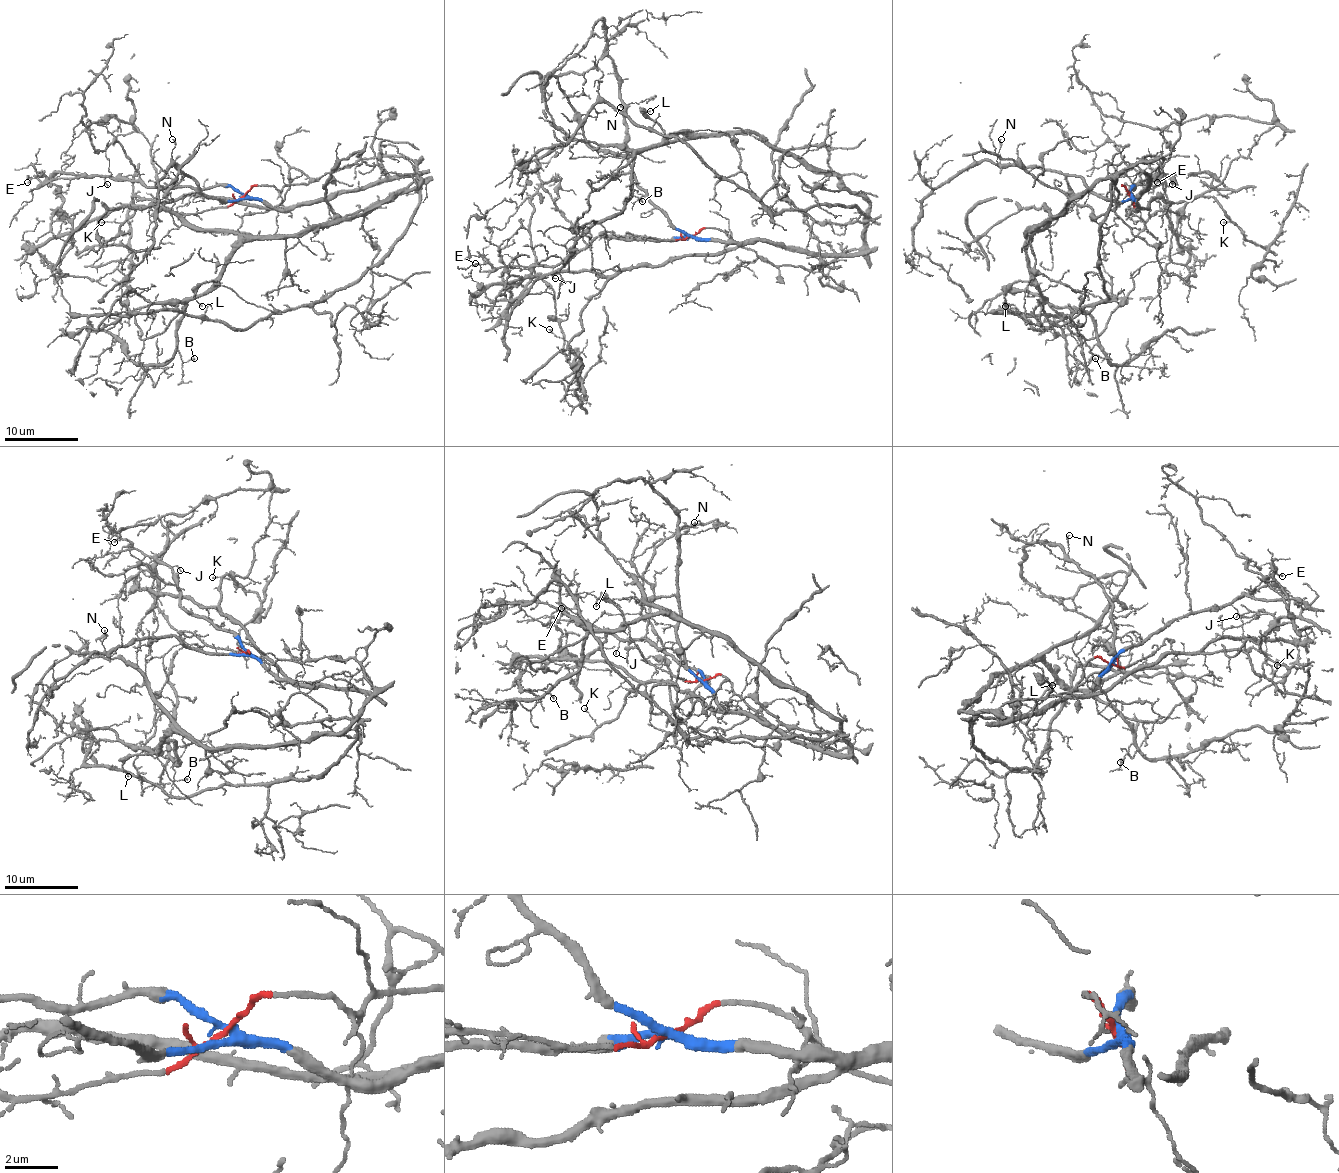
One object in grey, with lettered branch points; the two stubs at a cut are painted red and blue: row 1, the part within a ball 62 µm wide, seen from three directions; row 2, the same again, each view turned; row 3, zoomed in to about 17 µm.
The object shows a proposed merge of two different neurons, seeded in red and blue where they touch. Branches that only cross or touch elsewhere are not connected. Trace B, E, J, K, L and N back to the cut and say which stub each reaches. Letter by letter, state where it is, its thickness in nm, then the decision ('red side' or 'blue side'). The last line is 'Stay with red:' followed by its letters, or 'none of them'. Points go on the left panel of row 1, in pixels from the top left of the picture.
B: (194, 358) | 130 nm | red side
E: (27, 182) | 100 nm | blue side
J: (107, 184) | 110 nm | blue side
K: (101, 222) | 110 nm | blue side
L: (202, 306) | 110 nm | red side
N: (172, 139) | 140 nm | blue side
Stay with red: B, L

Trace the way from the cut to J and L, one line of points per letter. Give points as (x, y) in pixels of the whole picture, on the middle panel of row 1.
J: (691, 237), (595, 237), (556, 267), (552, 274), (556, 278)
L: (691, 237), (719, 228), (774, 265), (821, 268), (863, 244), (869, 204), (754, 133), (667, 135), (650, 111)

